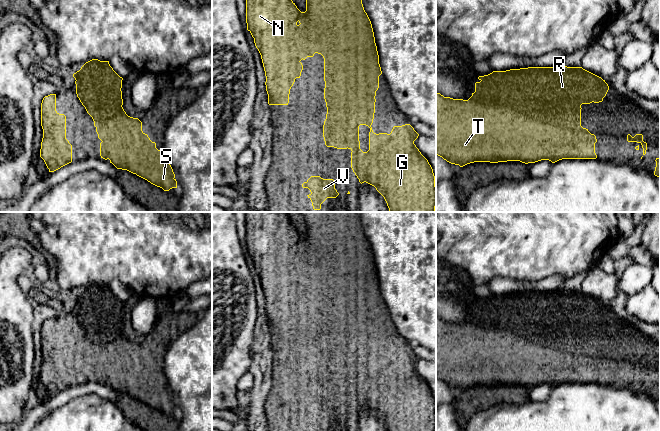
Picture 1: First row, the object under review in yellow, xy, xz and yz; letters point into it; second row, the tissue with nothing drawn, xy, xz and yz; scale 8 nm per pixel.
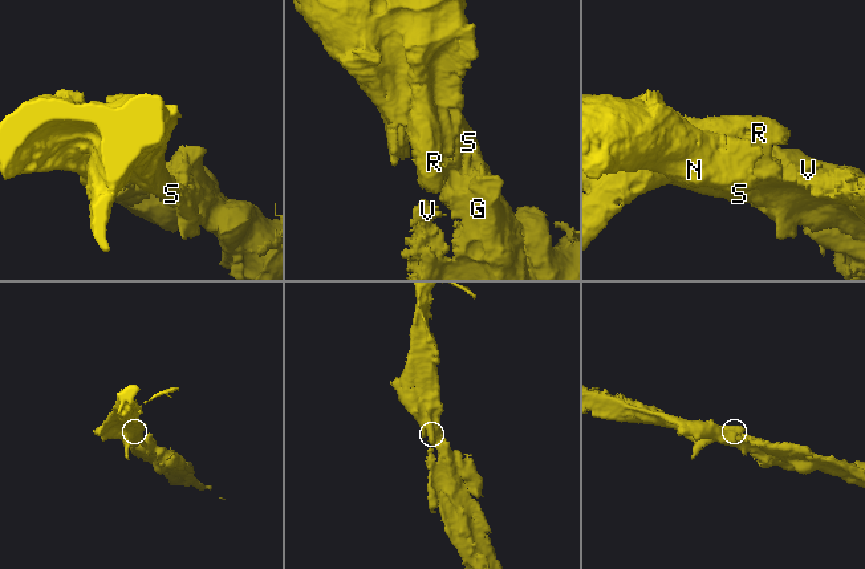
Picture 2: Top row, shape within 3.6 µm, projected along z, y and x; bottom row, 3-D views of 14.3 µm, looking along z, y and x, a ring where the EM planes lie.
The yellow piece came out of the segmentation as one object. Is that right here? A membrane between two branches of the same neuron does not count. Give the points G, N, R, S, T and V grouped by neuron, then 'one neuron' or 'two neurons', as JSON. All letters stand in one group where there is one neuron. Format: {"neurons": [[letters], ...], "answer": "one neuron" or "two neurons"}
{"neurons": [["G", "N", "R", "S", "T", "V"]], "answer": "one neuron"}

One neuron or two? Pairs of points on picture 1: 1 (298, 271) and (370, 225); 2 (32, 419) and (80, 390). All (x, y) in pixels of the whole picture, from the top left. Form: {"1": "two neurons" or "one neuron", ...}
{"1": "two neurons", "2": "one neuron"}

